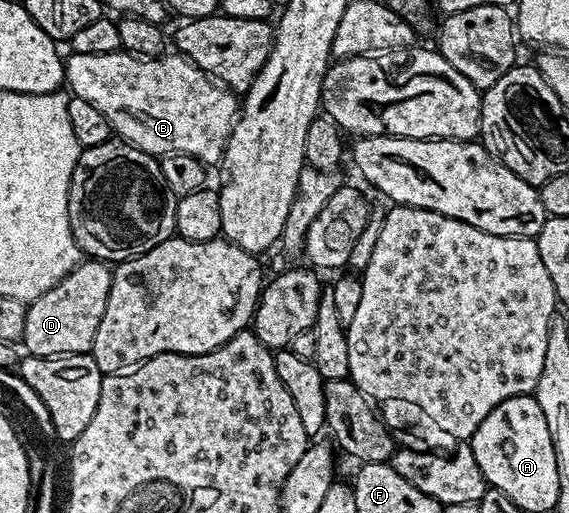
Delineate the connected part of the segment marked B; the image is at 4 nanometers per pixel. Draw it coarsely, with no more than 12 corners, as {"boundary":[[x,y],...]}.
{"boundary":[[179,52],[69,53],[117,139],[223,159],[237,95]]}

